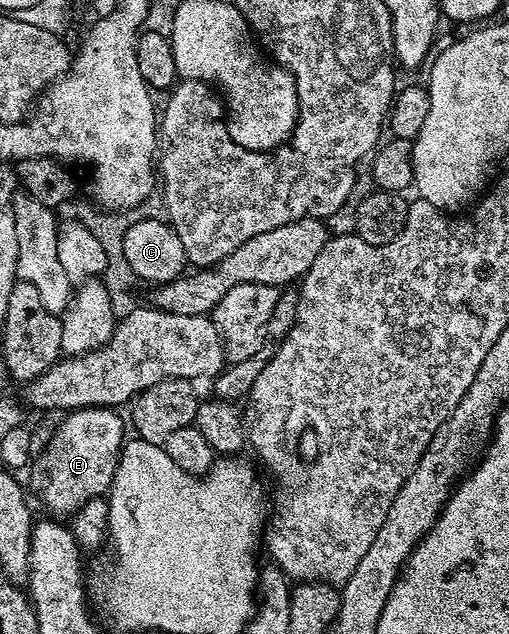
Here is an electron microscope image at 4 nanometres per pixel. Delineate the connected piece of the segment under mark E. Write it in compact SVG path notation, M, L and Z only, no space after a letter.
M106 406L70 411L52 432L47 447L34 455L29 466L30 489L33 494L35 489L36 496L56 514L52 514L56 519L70 519L86 502L110 491L125 441L123 422L115 414Z

